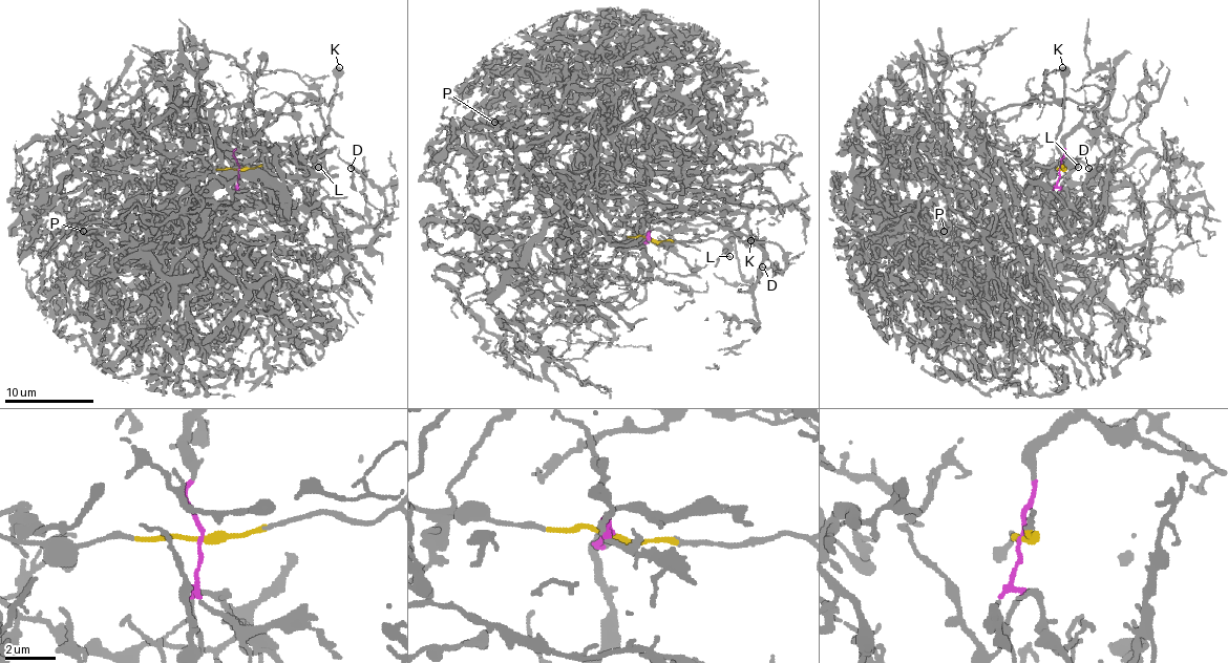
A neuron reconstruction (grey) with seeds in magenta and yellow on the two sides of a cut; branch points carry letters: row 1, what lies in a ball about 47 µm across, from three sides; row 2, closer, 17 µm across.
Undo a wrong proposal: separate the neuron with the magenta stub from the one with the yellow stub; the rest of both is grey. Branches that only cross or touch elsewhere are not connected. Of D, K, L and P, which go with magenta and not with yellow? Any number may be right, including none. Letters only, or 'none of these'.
D, P

